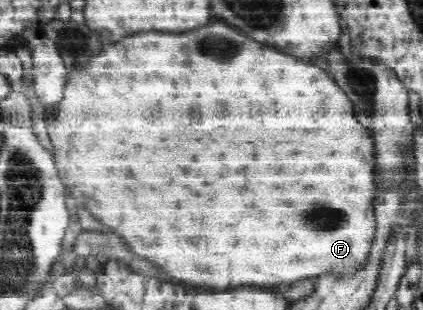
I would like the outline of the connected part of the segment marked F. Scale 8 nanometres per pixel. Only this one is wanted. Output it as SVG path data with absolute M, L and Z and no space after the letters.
M212 23L196 31L172 35L172 33L148 33L134 35L124 43L118 43L98 55L86 71L69 74L65 83L64 99L58 103L58 111L47 132L54 141L54 159L62 181L70 185L76 197L84 199L90 211L98 211L120 235L128 239L132 249L144 257L150 257L170 275L180 279L210 283L216 287L236 287L244 283L252 285L278 285L300 279L312 279L320 275L340 278L352 276L366 270L375 247L378 218L376 218L376 197L378 197L378 149L374 131L360 125L354 117L354 103L346 95L334 77L300 59L288 55L276 47L264 45L248 37L232 25Z

